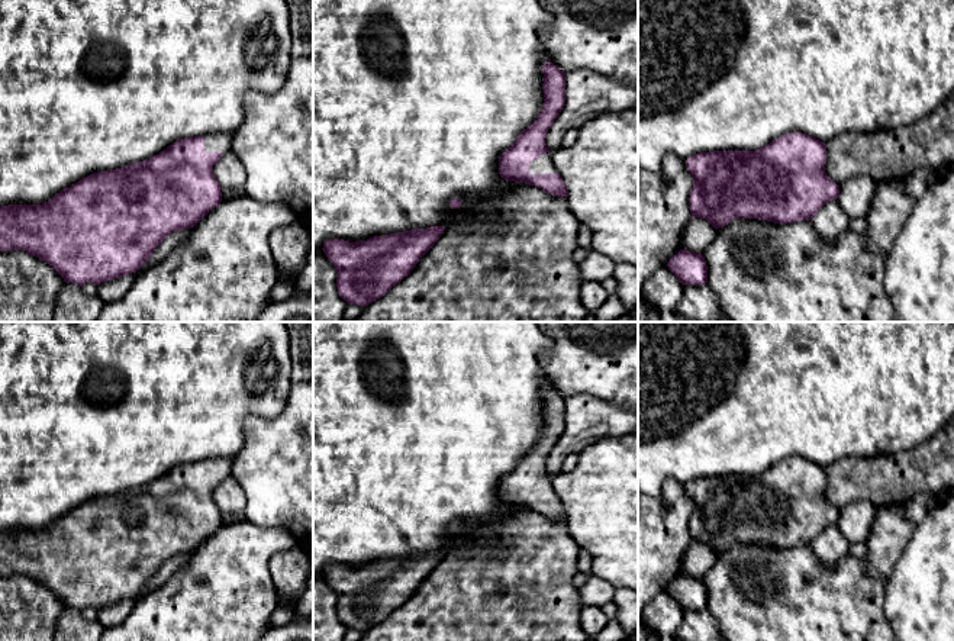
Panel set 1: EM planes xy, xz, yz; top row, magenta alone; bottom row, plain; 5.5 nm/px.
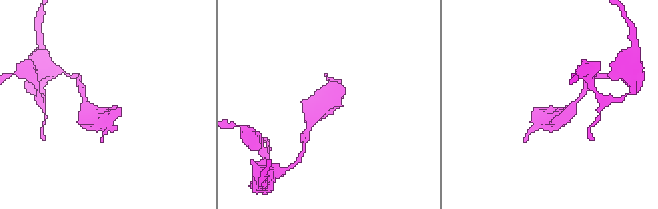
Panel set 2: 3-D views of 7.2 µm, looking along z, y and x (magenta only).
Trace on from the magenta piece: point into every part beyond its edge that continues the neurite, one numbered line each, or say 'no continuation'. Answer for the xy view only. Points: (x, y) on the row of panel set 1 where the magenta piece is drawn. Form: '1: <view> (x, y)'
1: xy (215, 142)

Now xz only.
1: xz (542, 166)

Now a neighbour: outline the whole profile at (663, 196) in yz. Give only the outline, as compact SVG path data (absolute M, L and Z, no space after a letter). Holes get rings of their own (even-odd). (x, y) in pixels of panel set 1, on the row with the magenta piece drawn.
M667 152L657 171L647 171L638 165L638 294L644 283L681 249L681 236L692 218L690 191L693 177L686 160Z

